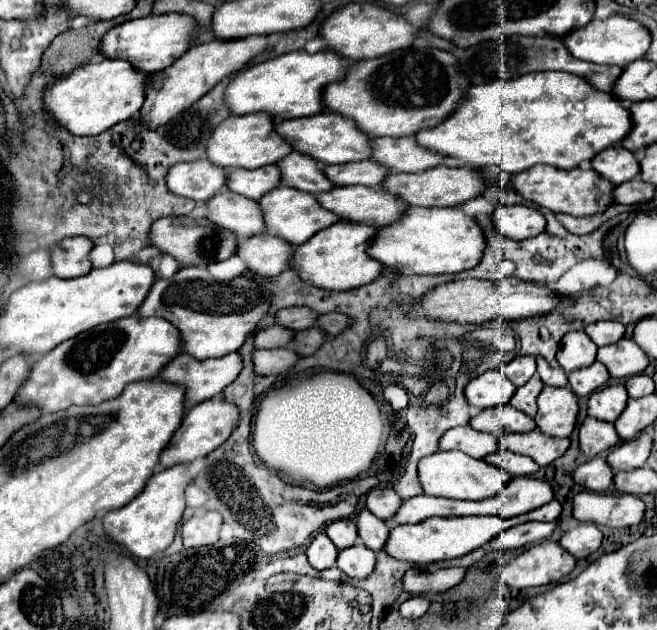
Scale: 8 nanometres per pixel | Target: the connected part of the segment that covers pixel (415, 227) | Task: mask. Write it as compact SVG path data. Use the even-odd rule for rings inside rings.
M409 206L403 216L373 236L367 254L401 274L455 274L479 264L485 250L483 230L461 208Z

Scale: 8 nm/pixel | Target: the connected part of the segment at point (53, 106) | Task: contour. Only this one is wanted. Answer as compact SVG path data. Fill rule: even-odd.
M97 58L83 68L75 68L71 76L55 80L55 84L43 92L43 108L57 126L69 130L73 136L99 136L111 126L139 114L145 100L145 86L147 76L129 62Z

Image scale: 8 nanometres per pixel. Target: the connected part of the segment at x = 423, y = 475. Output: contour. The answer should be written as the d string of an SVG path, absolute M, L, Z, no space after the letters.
M439 450L419 460L417 470L419 470L419 482L425 494L441 496L441 498L455 498L455 500L483 500L483 498L497 496L511 480L511 476L507 476L503 470L495 468L493 464L471 458L459 450L449 450L449 452Z

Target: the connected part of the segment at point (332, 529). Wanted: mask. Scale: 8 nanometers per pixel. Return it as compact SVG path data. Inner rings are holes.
M345 518L345 520L335 520L327 526L327 536L331 538L331 542L343 550L343 548L349 548L353 544L359 542L359 536L357 536L357 526L351 518Z

